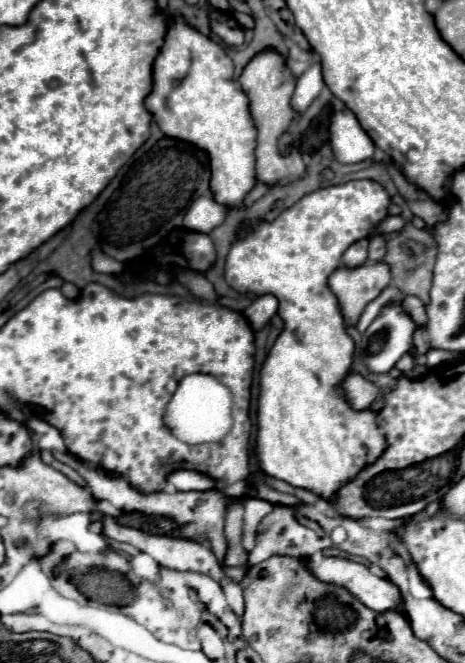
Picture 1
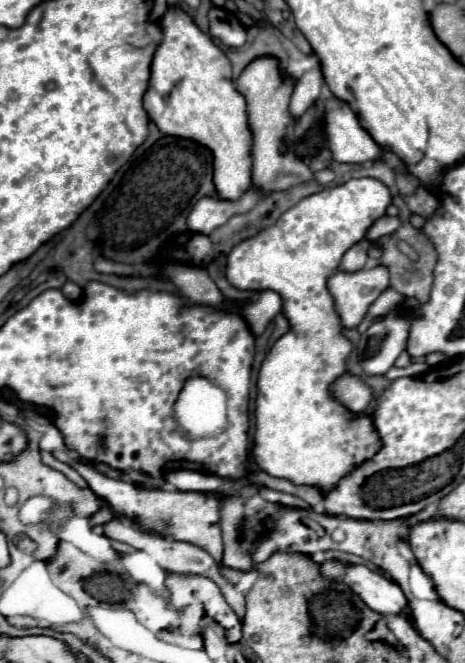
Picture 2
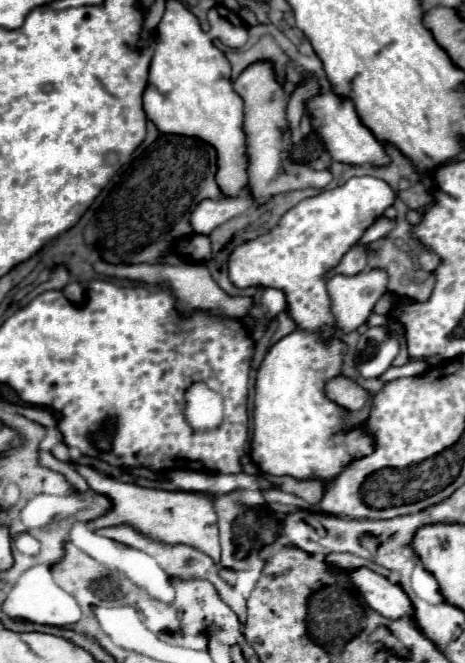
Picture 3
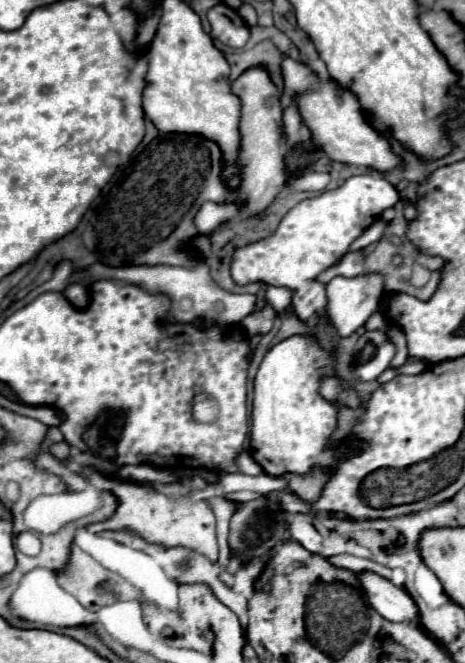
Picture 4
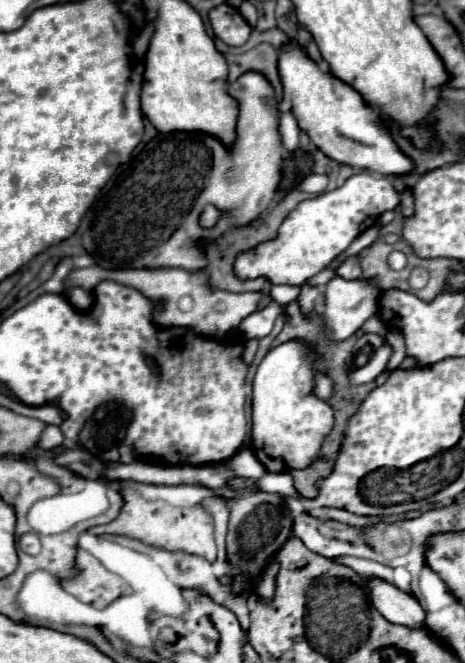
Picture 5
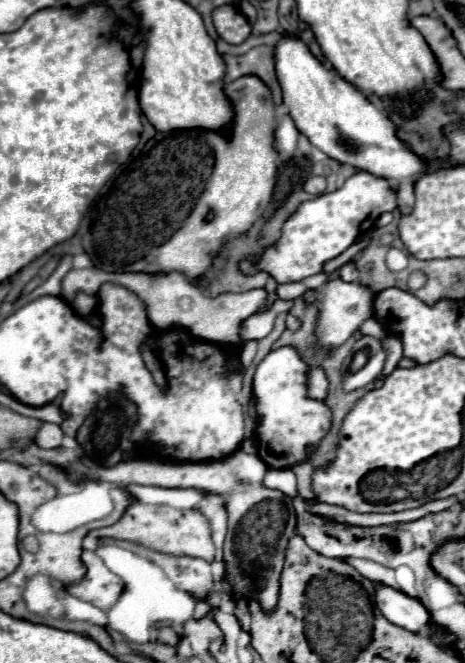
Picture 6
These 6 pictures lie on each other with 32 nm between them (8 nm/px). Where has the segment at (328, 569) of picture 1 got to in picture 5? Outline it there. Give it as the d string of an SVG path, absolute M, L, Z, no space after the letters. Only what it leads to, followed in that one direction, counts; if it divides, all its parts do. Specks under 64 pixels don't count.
M372 578L368 580L370 584L370 596L372 596L372 604L374 608L392 624L400 624L400 626L408 626L408 628L426 628L424 620L426 620L426 612L420 606L420 602L398 590L396 586Z

